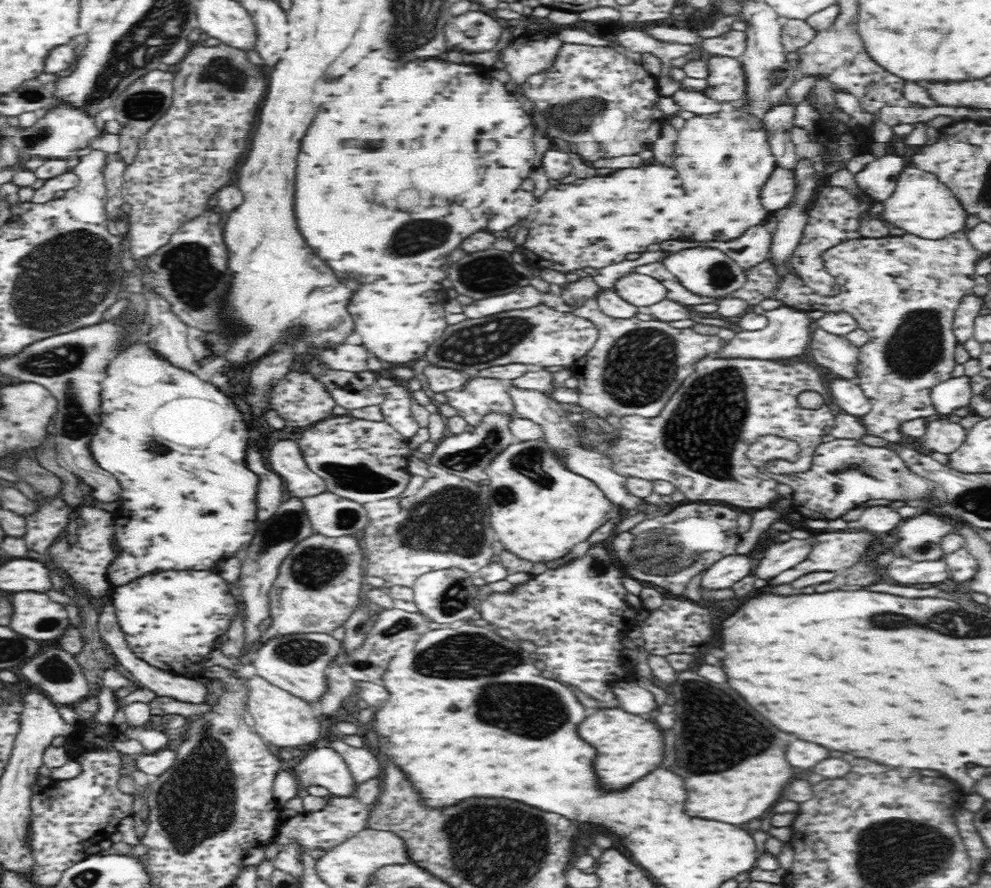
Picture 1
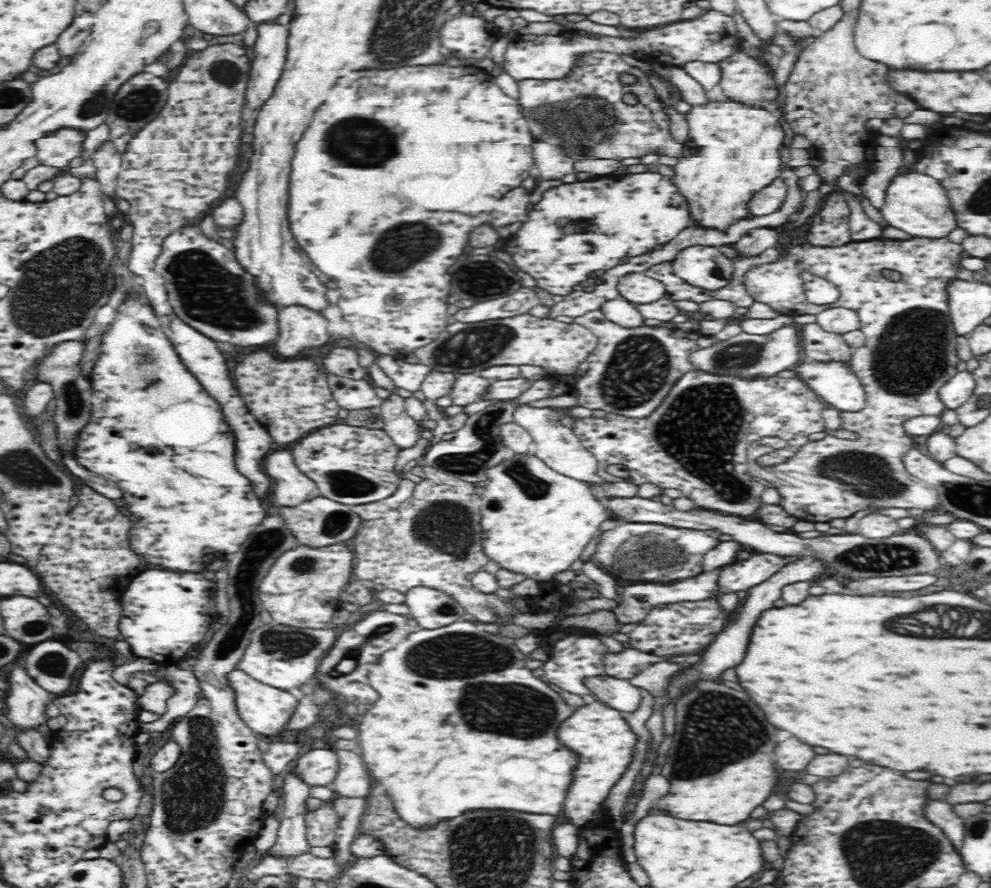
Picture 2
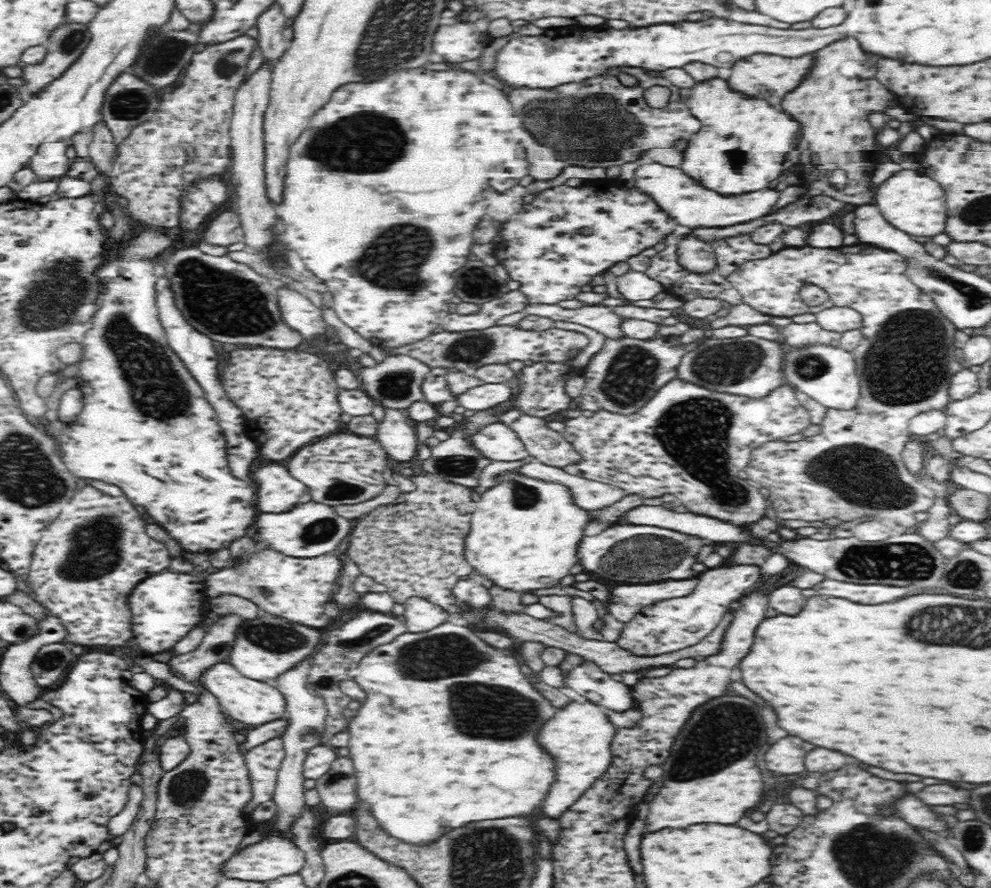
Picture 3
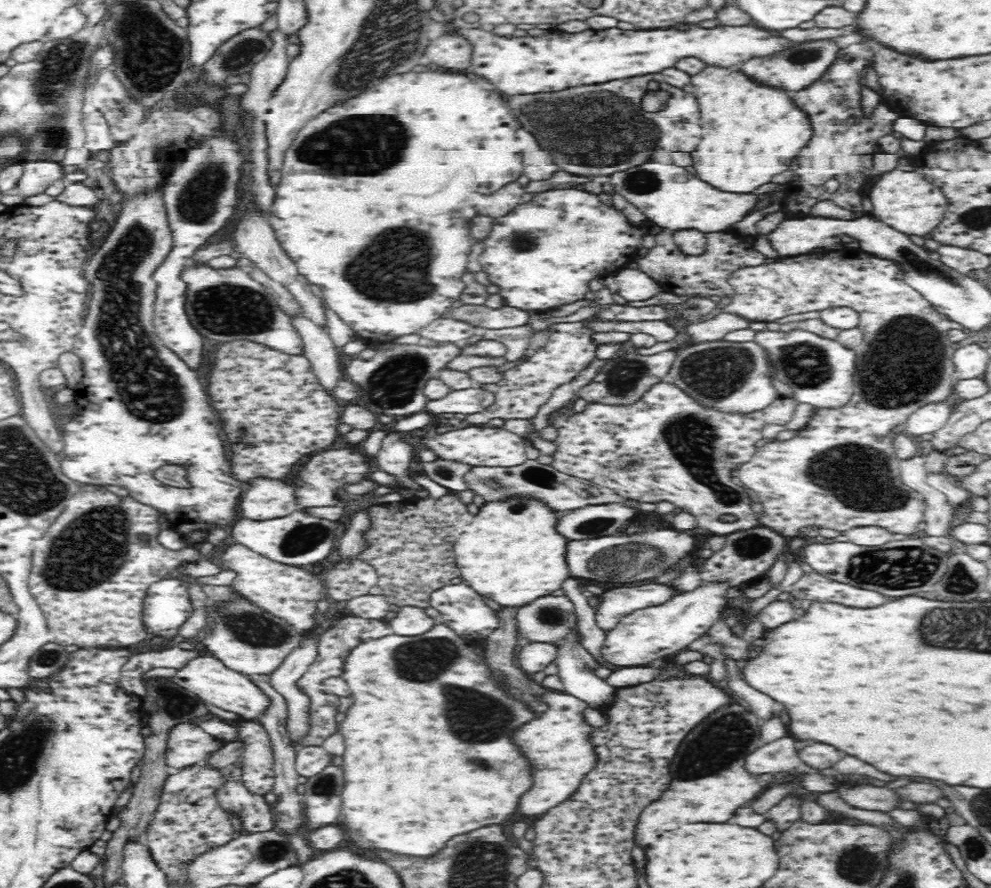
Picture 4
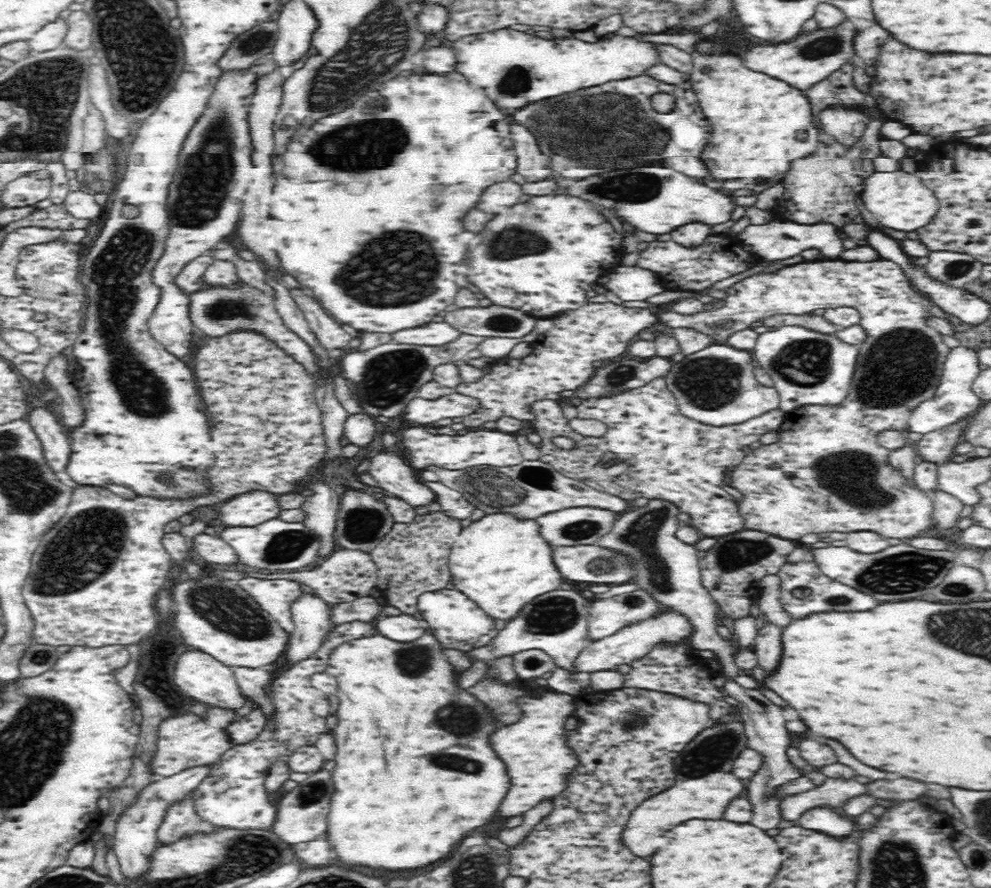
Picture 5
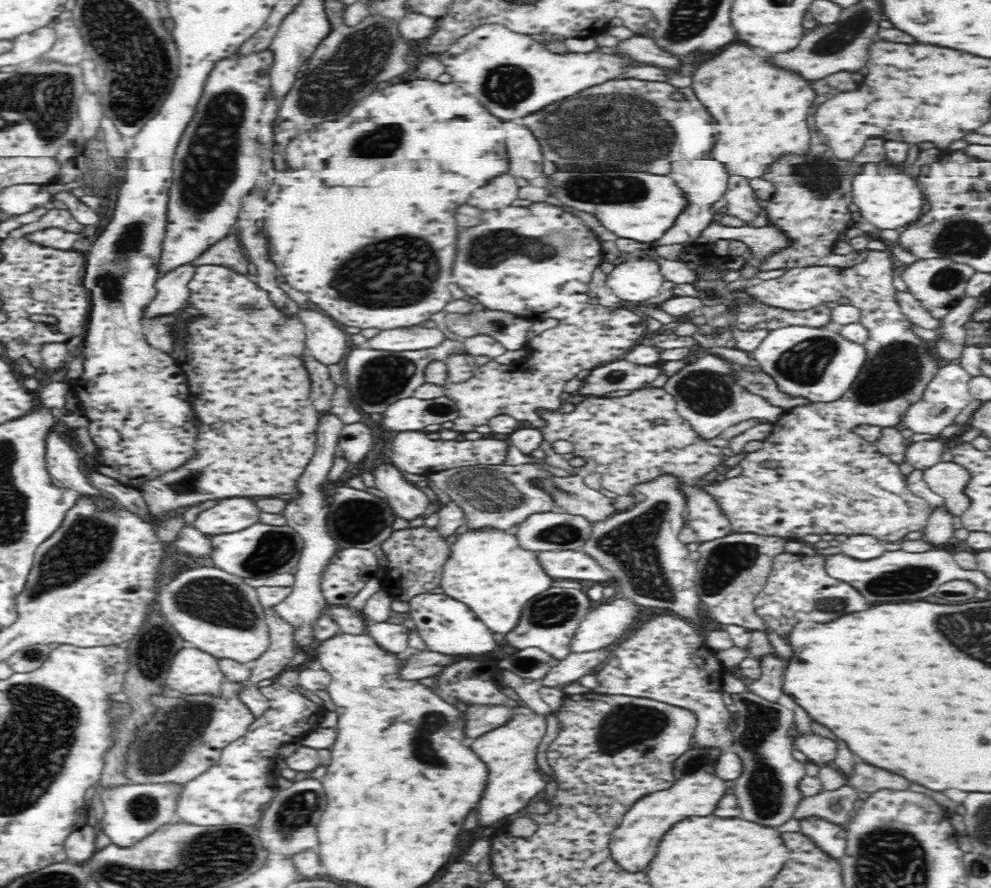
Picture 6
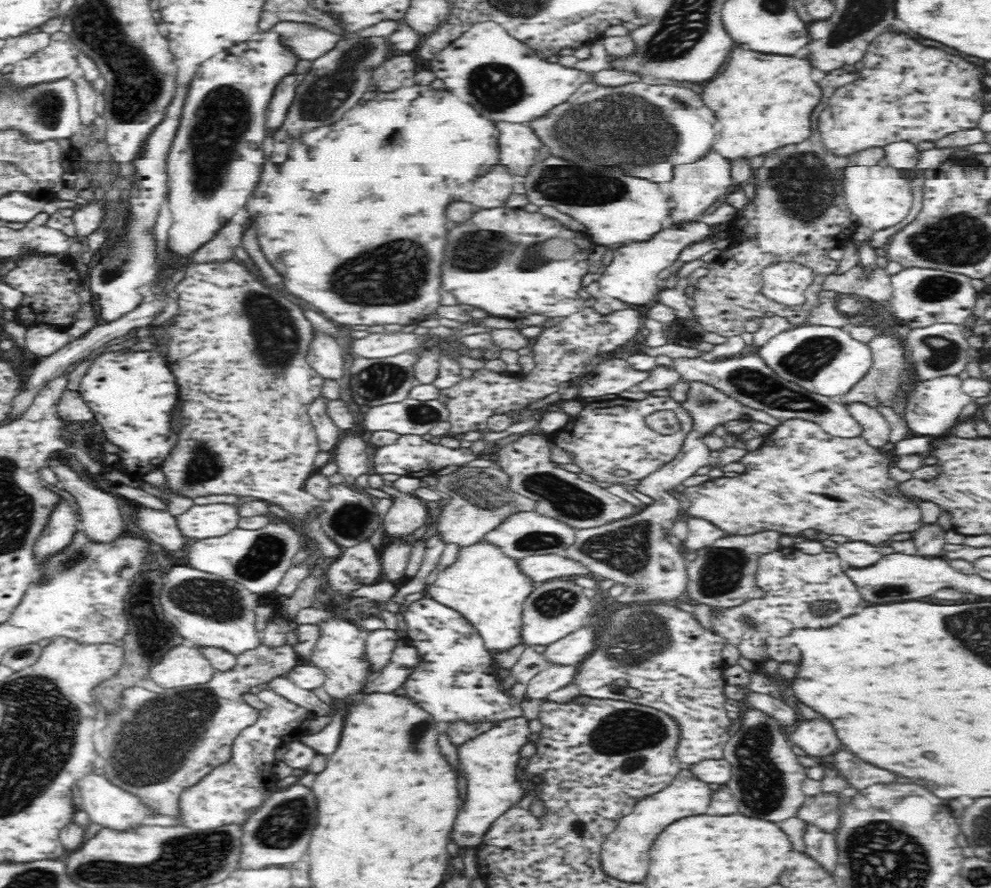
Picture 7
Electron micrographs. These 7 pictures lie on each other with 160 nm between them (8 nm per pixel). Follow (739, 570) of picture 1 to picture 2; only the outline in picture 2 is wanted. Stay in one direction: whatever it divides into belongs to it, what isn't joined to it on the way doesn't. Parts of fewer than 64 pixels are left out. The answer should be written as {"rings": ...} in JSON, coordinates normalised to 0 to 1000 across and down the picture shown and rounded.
{"rings":[[[727,637],[725,642],[717,642],[716,644],[710,643],[692,653],[680,654],[676,658],[634,659],[628,664],[628,678],[623,680],[618,688],[626,702],[632,700],[632,703],[640,703],[640,700],[645,702],[658,684],[684,678],[705,677],[706,675],[714,673],[721,668],[721,662],[725,661],[724,651],[729,639]]]}

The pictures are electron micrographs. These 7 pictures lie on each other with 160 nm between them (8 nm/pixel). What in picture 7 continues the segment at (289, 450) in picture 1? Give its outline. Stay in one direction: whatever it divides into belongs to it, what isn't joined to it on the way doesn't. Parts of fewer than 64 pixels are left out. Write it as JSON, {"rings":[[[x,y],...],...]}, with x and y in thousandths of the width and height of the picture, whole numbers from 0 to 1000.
{"rings":[[[230,566],[195,568],[177,581],[180,597],[193,610],[224,604],[239,593],[238,570]]]}

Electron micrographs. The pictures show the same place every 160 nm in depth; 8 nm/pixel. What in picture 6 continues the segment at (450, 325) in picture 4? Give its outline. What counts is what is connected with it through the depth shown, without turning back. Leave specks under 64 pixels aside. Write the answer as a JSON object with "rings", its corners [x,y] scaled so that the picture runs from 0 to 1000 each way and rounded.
{"rings":[[[418,367],[414,369],[398,369],[385,372],[377,381],[371,382],[367,390],[363,387],[360,392],[383,395],[418,395],[432,391],[442,390],[450,380],[440,369],[425,369]]]}

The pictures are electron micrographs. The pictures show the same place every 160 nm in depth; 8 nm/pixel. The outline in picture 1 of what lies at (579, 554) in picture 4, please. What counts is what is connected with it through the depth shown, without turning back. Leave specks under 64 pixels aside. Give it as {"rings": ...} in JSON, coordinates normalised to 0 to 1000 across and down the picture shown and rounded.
{"rings":[[[690,565],[660,583],[655,582],[634,598],[624,600],[616,610],[616,619],[622,626],[622,635],[630,640],[630,650],[658,655],[680,669],[690,669],[690,662],[698,649],[714,641],[730,626],[740,622],[739,613],[745,607],[745,581],[748,574],[735,569],[694,568]]]}

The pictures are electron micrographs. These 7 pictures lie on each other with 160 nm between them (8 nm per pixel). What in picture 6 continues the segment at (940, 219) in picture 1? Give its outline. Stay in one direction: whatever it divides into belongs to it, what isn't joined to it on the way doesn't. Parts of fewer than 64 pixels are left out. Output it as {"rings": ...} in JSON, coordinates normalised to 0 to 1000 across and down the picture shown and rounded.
{"rings":[[[895,181],[871,185],[861,196],[864,198],[860,200],[860,227],[882,257],[902,259],[910,255],[916,256],[928,245],[932,225],[922,199],[914,198],[908,194],[908,189]]]}

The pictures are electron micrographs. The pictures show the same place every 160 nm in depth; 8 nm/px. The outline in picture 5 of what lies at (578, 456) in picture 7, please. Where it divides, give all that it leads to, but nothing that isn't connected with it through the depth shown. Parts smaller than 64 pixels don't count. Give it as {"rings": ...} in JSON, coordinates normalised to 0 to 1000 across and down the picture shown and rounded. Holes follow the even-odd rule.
{"rings":[[[664,425],[660,428],[657,428],[654,432],[651,432],[649,436],[638,438],[637,440],[630,440],[627,443],[622,443],[618,446],[600,446],[592,449],[588,449],[588,453],[582,457],[582,470],[583,471],[597,471],[597,473],[605,473],[605,475],[609,475],[612,477],[612,482],[614,486],[609,489],[606,493],[598,493],[598,492],[589,492],[582,486],[580,486],[575,479],[573,479],[573,472],[569,470],[569,465],[567,463],[567,455],[565,452],[558,452],[555,449],[544,450],[537,454],[536,463],[538,464],[539,473],[537,474],[535,482],[539,484],[540,489],[545,491],[546,498],[545,500],[545,512],[544,518],[550,520],[551,523],[556,523],[559,528],[561,528],[565,534],[572,536],[573,538],[586,539],[591,541],[591,536],[587,534],[587,527],[595,527],[595,525],[607,525],[607,523],[616,523],[616,520],[628,520],[628,523],[634,523],[634,529],[630,532],[630,534],[626,534],[626,536],[622,536],[622,538],[616,538],[616,541],[612,541],[612,545],[603,545],[605,550],[602,552],[609,552],[609,555],[622,557],[628,560],[632,563],[640,563],[642,561],[650,560],[650,561],[666,561],[671,564],[676,564],[680,566],[686,575],[690,577],[690,579],[695,579],[696,584],[694,586],[694,591],[696,593],[700,593],[707,602],[709,604],[718,604],[718,606],[733,604],[734,601],[741,601],[747,599],[751,595],[750,586],[748,584],[747,578],[745,577],[743,565],[741,565],[741,561],[737,555],[733,554],[731,551],[731,539],[733,538],[734,527],[742,526],[744,523],[748,521],[748,518],[753,514],[752,509],[749,509],[749,505],[751,502],[755,502],[755,500],[759,500],[765,495],[767,495],[768,491],[773,489],[773,486],[783,485],[783,482],[789,477],[789,473],[792,472],[793,464],[783,459],[783,462],[779,462],[774,464],[773,466],[763,468],[763,471],[759,471],[750,475],[749,477],[739,477],[734,481],[712,481],[711,477],[706,477],[701,473],[696,473],[691,468],[688,468],[685,465],[684,456],[682,447],[674,439],[673,430],[671,425]],[[559,492],[572,492],[577,494],[581,499],[581,503],[575,507],[569,507],[566,505],[562,505],[557,501],[557,493]]]}

